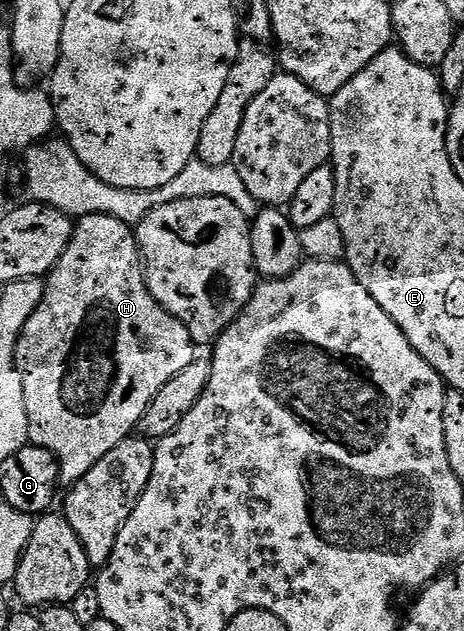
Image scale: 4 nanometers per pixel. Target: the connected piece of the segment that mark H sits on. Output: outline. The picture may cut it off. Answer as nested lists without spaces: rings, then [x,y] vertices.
[[[86,215],[75,222],[72,238],[58,263],[46,278],[44,286],[44,298],[37,305],[34,315],[26,323],[16,345],[16,366],[22,375],[22,391],[26,399],[26,419],[28,420],[28,439],[31,444],[42,447],[56,456],[60,464],[60,479],[65,486],[71,487],[75,481],[82,479],[102,455],[110,455],[118,443],[122,443],[128,437],[137,432],[142,415],[146,415],[146,407],[190,363],[198,360],[198,346],[192,340],[190,331],[174,315],[166,312],[154,299],[154,295],[148,290],[146,266],[140,256],[140,244],[136,242],[136,234],[133,226],[122,223],[122,219],[114,219],[110,215]]]

